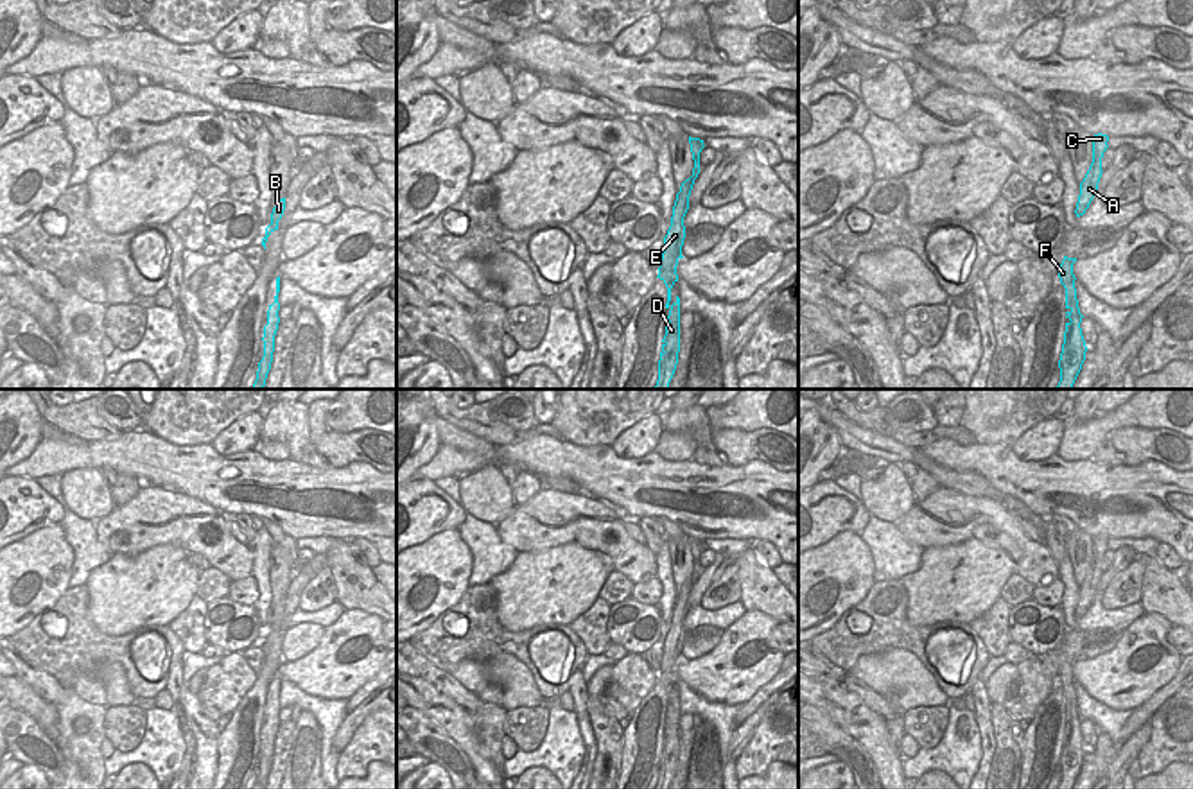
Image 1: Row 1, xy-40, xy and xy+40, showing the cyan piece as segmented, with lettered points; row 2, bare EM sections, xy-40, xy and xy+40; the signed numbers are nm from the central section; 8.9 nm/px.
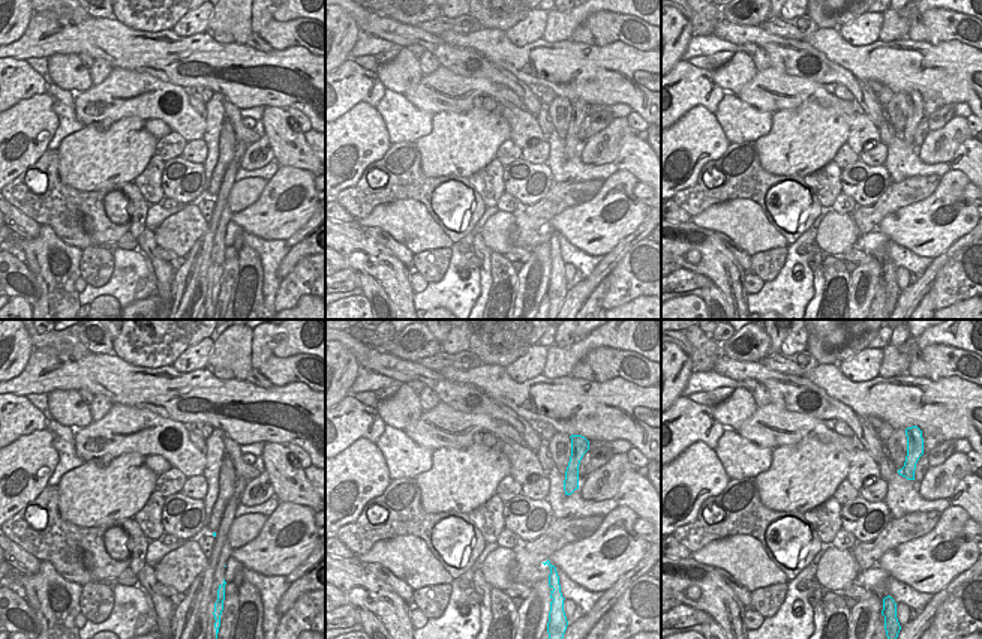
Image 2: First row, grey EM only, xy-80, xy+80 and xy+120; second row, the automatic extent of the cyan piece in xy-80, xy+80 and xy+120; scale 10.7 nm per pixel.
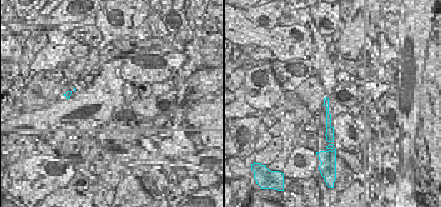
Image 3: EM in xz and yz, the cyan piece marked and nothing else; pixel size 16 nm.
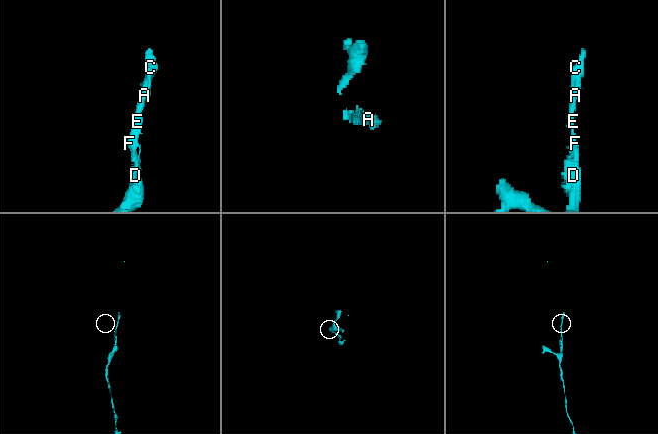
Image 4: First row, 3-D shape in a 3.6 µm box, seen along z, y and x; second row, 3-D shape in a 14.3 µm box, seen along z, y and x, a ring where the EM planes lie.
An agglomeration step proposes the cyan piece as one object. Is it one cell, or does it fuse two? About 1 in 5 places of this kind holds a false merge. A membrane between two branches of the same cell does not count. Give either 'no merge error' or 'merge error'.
no merge error

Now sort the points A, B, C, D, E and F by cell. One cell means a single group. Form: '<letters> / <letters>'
A B C D E F

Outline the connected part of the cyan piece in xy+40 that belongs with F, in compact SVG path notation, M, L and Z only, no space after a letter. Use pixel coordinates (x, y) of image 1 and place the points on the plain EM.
M1064 658L1060 671L1058 671L1058 680L1060 685L1066 690L1066 710L1067 710L1067 724L1066 724L1066 733L1064 733L1064 746L1062 746L1062 755L1058 762L1060 769L1060 784L1057 789L1073 789L1082 766L1085 762L1085 742L1082 737L1082 715L1078 710L1078 701L1076 701L1076 690L1075 690L1075 676L1073 676L1073 665L1076 660L1067 660Z

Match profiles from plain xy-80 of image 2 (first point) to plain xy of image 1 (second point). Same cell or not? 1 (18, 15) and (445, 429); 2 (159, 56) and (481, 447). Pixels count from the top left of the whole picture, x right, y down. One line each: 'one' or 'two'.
1: two
2: two

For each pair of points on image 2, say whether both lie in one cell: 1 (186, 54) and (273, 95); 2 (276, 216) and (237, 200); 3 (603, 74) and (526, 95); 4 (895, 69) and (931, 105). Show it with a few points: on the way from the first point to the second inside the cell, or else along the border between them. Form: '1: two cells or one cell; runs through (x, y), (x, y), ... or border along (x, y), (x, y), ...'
1: one cell; runs through (183, 75), (216, 78), (243, 86)
2: two cells; border along (269, 182), (255, 201), (234, 213)
3: two cells; border along (501, 66), (531, 86)
4: two cells; border along (921, 90), (937, 90), (943, 105)

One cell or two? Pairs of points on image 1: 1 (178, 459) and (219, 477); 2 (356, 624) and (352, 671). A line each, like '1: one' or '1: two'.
1: one
2: one

